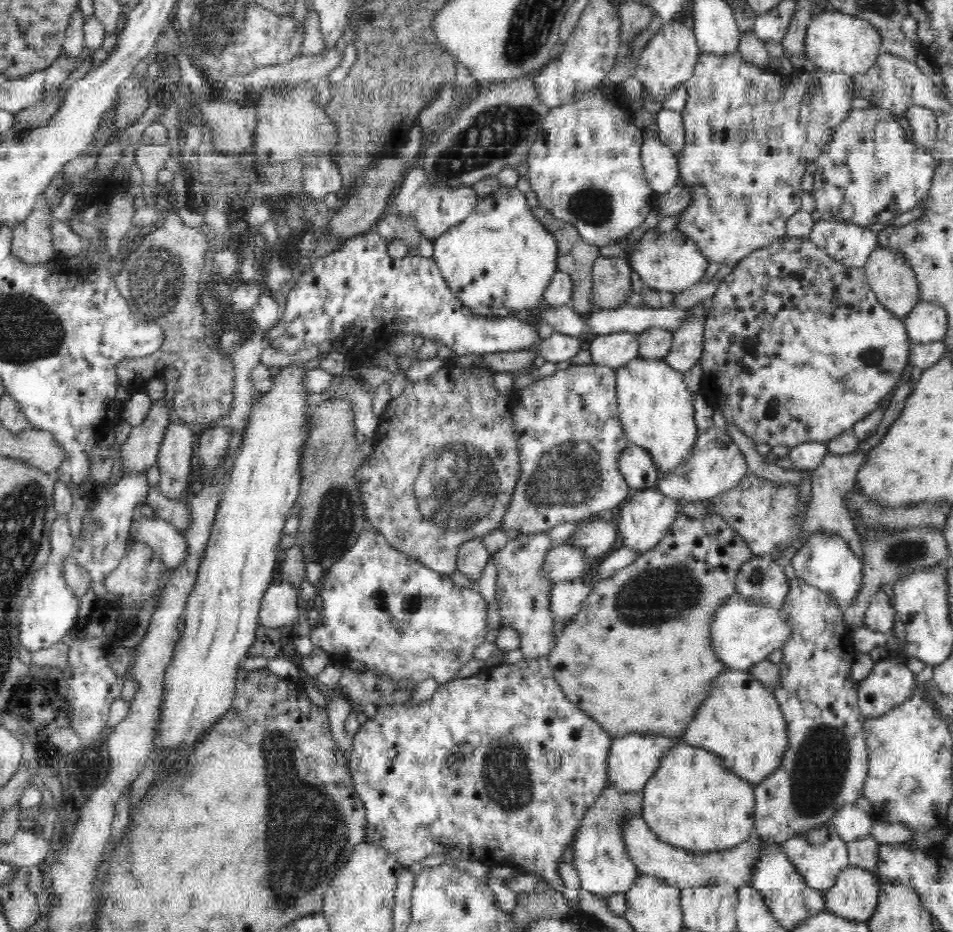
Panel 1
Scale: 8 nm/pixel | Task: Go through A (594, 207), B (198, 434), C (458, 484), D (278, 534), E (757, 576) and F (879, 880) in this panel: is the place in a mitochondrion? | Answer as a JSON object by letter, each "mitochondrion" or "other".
{"A":"mitochondrion","B":"other","C":"mitochondrion","D":"other","E":"mitochondrion","F":"other"}

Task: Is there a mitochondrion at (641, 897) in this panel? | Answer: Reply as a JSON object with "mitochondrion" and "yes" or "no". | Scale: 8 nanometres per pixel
{"mitochondrion":"no"}

